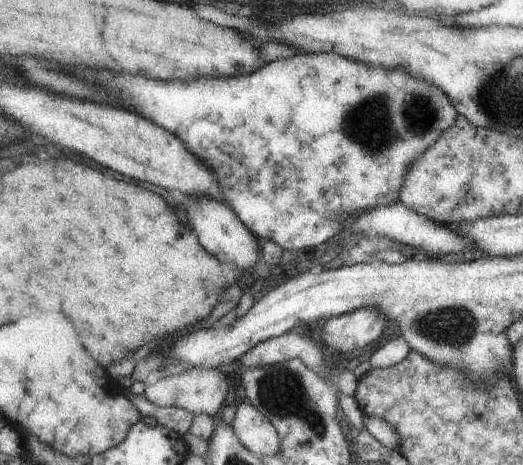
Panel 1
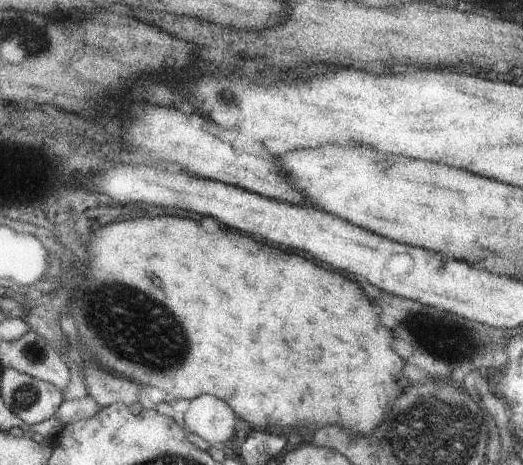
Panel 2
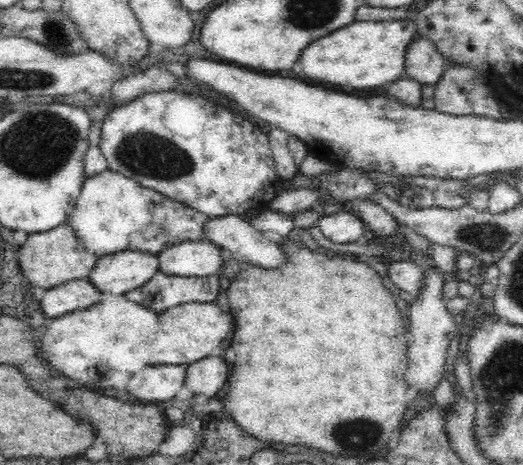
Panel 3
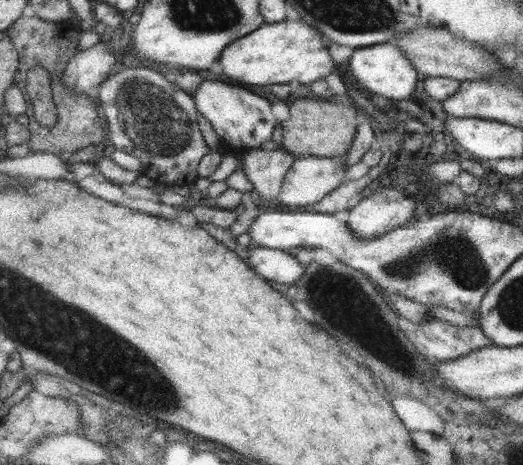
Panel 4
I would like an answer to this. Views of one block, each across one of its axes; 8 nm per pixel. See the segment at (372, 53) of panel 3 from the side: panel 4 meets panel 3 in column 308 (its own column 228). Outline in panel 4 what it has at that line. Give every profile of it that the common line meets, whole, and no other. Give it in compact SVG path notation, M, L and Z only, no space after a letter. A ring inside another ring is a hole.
M293 16L286 21L261 24L257 30L245 34L245 38L232 40L219 54L221 72L227 78L237 82L265 86L265 84L287 84L297 80L301 84L315 82L335 70L335 64L329 55L329 40L315 28Z

